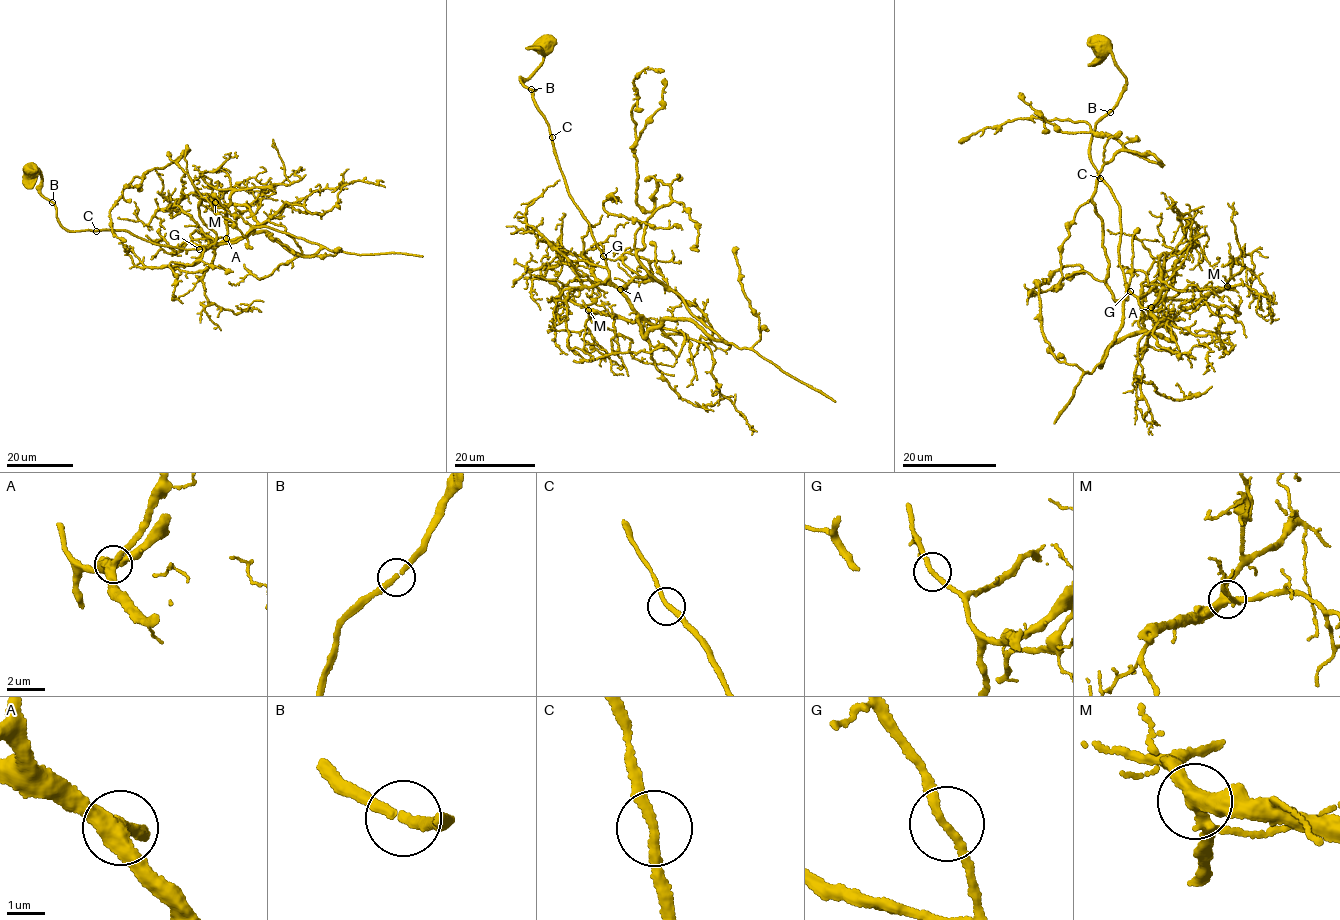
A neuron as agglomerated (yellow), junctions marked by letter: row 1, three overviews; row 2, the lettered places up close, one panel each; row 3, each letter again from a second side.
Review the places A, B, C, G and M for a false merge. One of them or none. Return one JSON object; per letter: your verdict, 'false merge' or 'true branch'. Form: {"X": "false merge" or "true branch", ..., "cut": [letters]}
{"A": "true branch", "B": "true branch", "C": "true branch", "G": "true branch", "M": "true branch", "cut": []}

